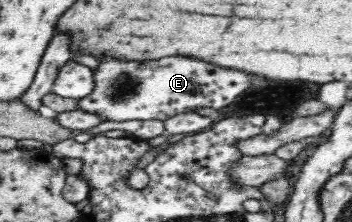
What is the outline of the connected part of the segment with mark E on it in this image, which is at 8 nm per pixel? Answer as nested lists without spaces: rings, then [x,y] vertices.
[[[164,57],[158,61],[114,61],[102,59],[94,73],[94,91],[77,100],[78,107],[110,121],[146,121],[168,119],[178,114],[194,112],[198,107],[222,109],[246,91],[252,77],[232,69],[214,67],[190,57]]]

